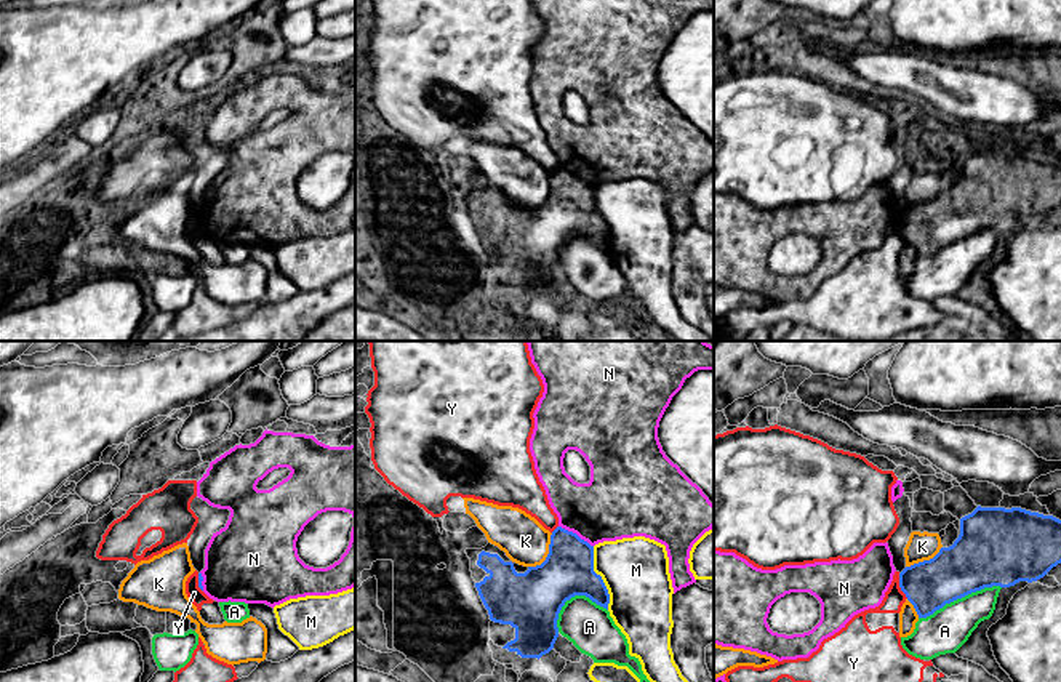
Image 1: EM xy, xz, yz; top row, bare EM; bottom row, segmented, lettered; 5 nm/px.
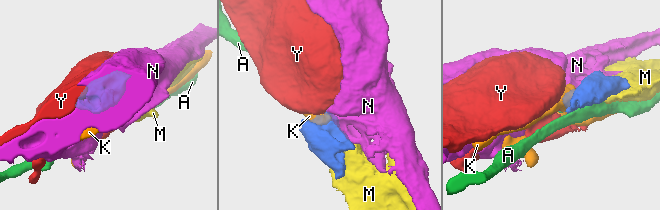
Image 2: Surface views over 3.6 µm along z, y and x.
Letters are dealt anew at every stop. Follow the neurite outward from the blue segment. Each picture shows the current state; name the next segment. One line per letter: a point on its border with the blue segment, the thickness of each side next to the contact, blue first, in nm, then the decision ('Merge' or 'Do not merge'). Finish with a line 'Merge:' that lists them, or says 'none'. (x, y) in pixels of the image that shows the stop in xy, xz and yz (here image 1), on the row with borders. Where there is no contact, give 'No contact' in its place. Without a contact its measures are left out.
A: Touches blue at yz (959, 597). Thickness 320 nm (blue) against 220 nm. Do not merge
K: Touches blue at xz (548, 554). Thickness 300 nm (blue) against 240 nm. Do not merge
M: Touches blue at xz (600, 578). Thickness 260 nm (blue) against 340 nm. Do not merge
N: Touches blue at xz (575, 533). Thickness 260 nm (blue) against 340 nm. Do not merge
Y: Touches blue at yz (900, 586). Thickness 240 nm (blue) against 100 nm. Do not merge
Merge: none

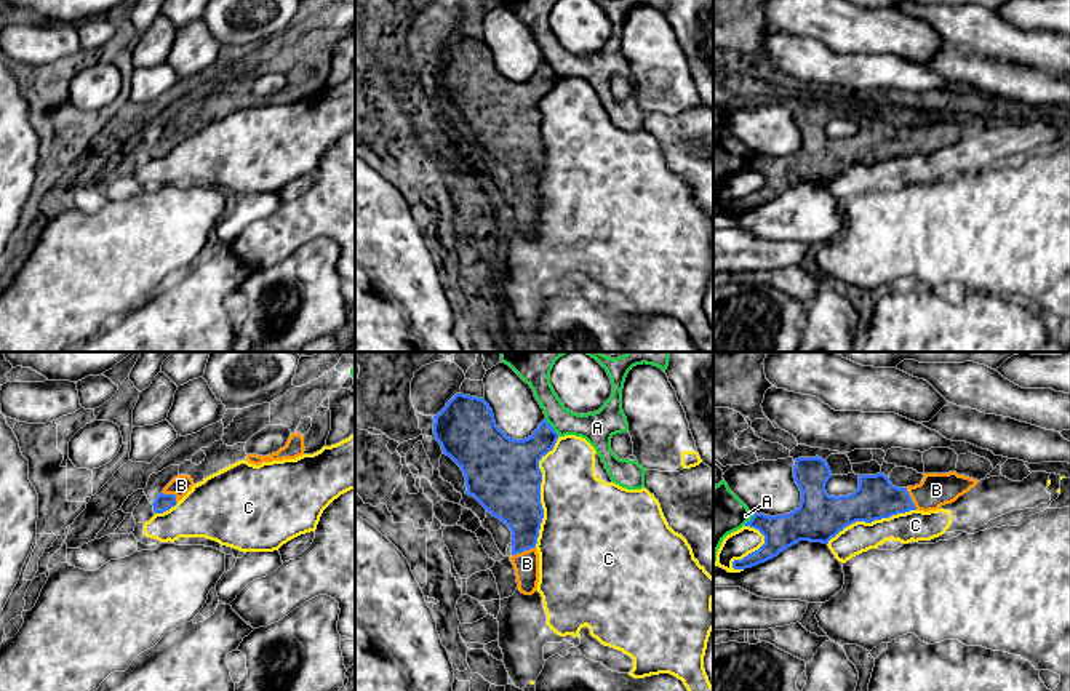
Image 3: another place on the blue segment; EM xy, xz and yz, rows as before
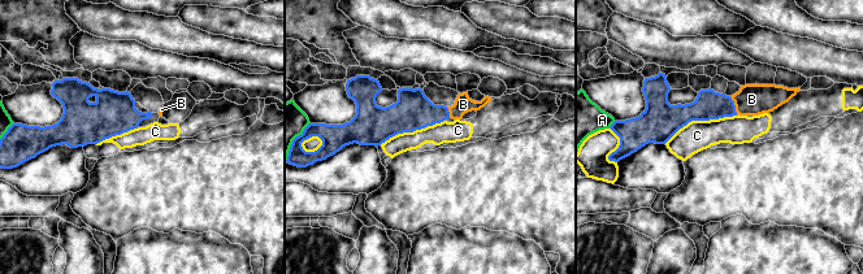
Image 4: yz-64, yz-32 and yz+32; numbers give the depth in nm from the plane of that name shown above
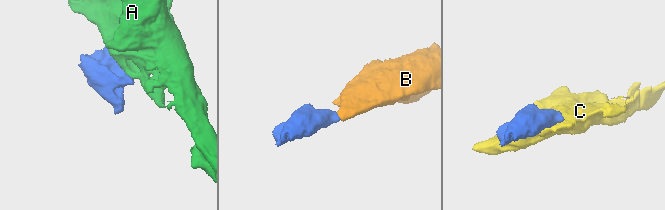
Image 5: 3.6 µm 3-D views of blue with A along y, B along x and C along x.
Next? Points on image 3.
A: Touches blue at xz (552, 427). Thickness 220 nm (blue) against 170 nm. Do not merge
B: Touches blue at xz (522, 551). Thickness 240 nm (blue) against 130 nm. Merge
C: Touches blue at xz (539, 491). Thickness 380 nm (blue) against 400 nm. Do not merge
Merge: B

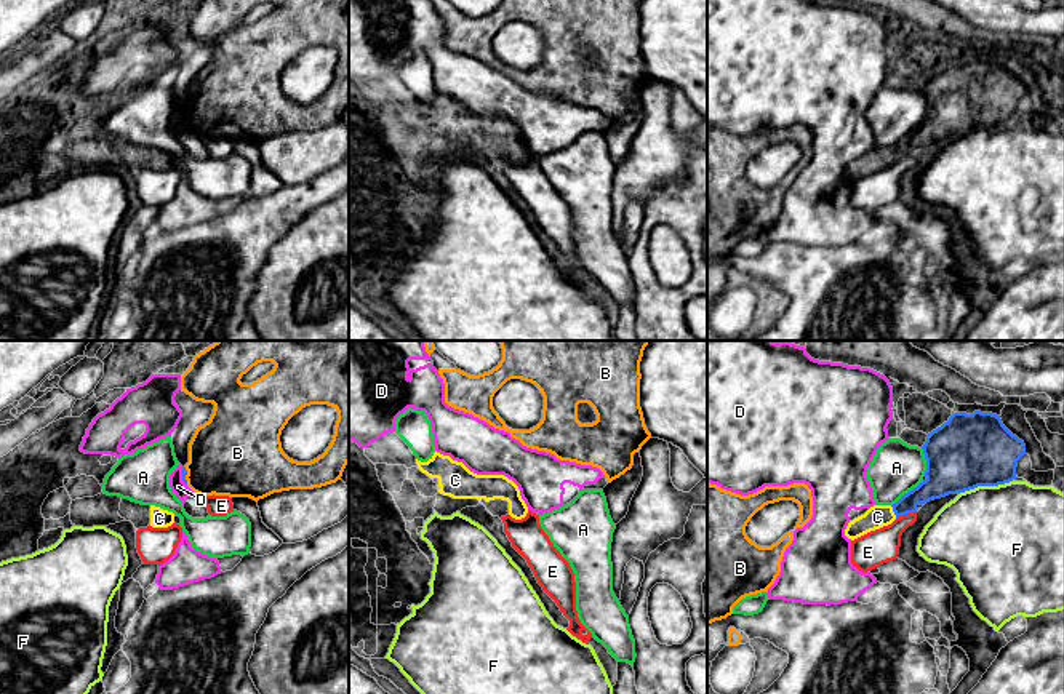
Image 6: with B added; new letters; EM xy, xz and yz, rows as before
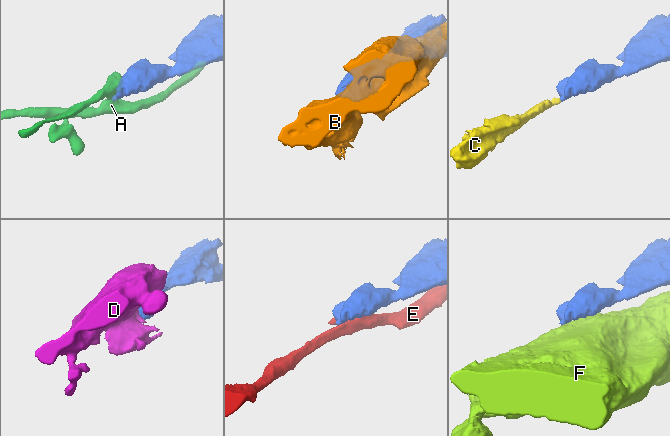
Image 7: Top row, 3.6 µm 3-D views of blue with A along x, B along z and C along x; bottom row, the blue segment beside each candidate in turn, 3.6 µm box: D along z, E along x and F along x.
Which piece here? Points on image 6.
A: Touches blue at yz (908, 493). Thickness 240 nm (blue) against 260 nm. Do not merge
B: Touches blue at xy (186, 474). Thickness 30 nm (blue) against 420 nm. Do not merge
C: Touches blue at yz (893, 510). Thickness 120 nm (blue) against 120 nm. Merge
D: Touches blue at xy (183, 477). Thickness 30 nm (blue) against 80 nm. Do not merge
E: Touches blue at yz (906, 514). Thickness 160 nm (blue) against 170 nm. Do not merge
F: Touches blue at yz (984, 485). Thickness 360 nm (blue) against 500 nm. Do not merge
Merge: C

